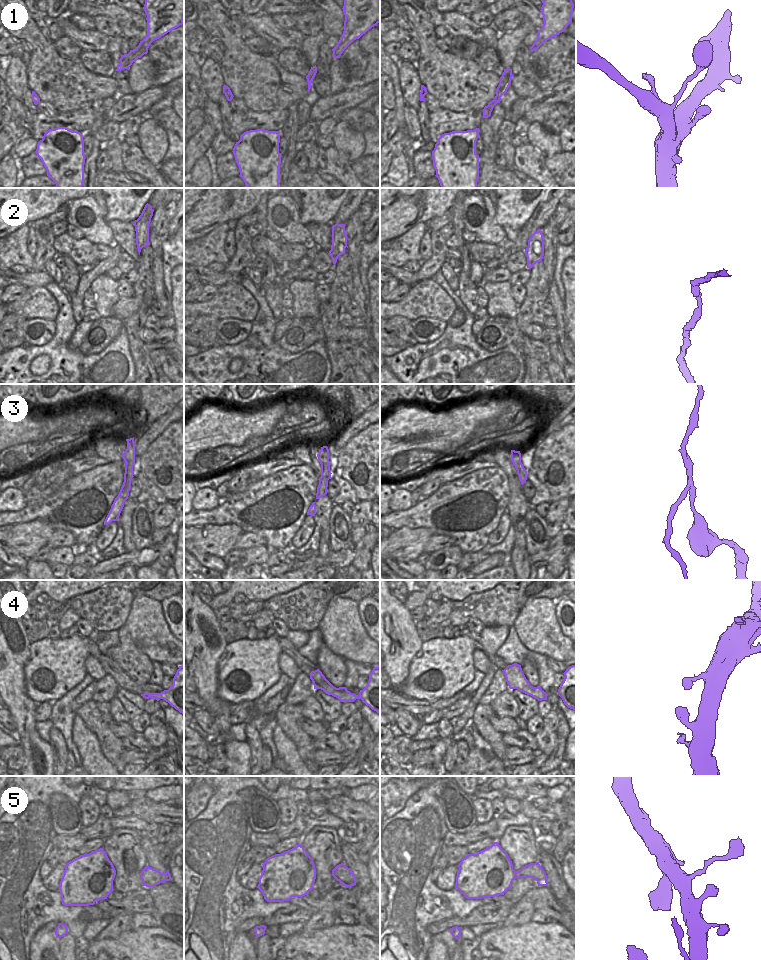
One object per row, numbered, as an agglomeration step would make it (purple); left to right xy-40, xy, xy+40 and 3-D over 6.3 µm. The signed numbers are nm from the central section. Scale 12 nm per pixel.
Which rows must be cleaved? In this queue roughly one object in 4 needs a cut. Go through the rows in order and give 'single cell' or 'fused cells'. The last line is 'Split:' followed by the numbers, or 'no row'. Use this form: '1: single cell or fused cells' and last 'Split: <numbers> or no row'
1: single cell
2: single cell
3: fused cells
4: single cell
5: single cell
Split: 3

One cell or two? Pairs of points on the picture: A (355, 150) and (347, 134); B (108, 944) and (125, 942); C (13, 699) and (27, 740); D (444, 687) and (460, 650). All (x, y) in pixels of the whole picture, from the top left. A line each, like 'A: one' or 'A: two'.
A: one
B: one
C: one
D: one

